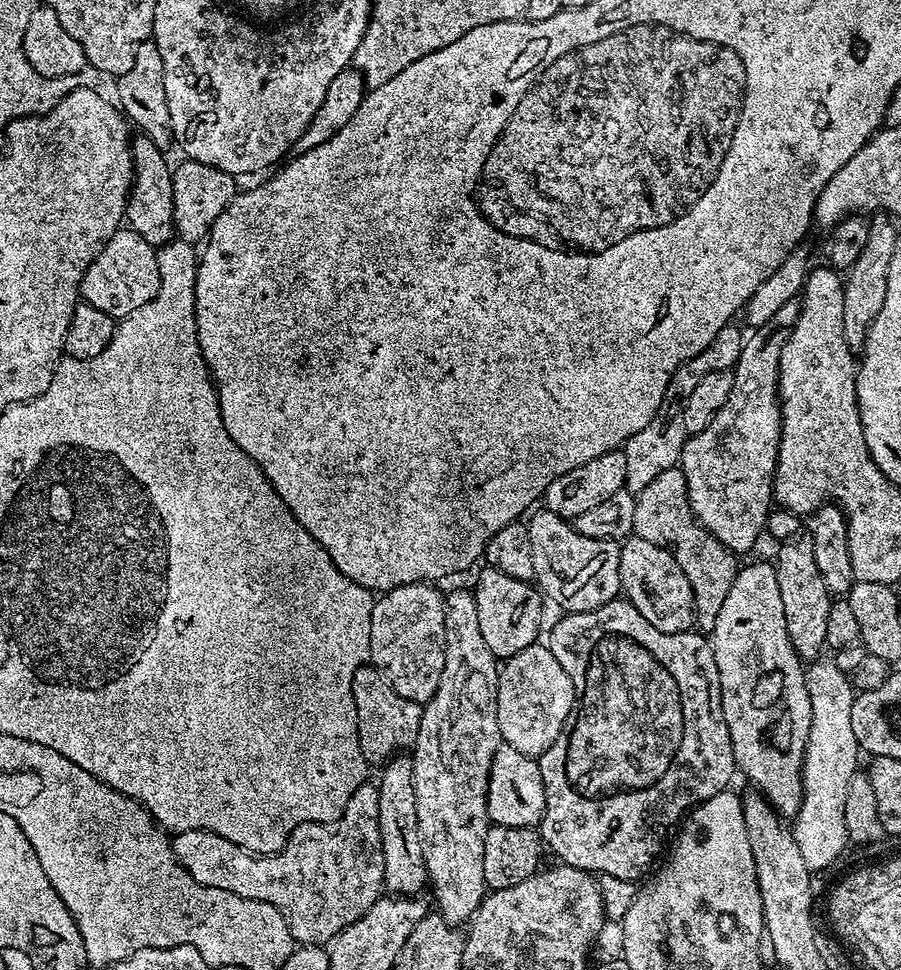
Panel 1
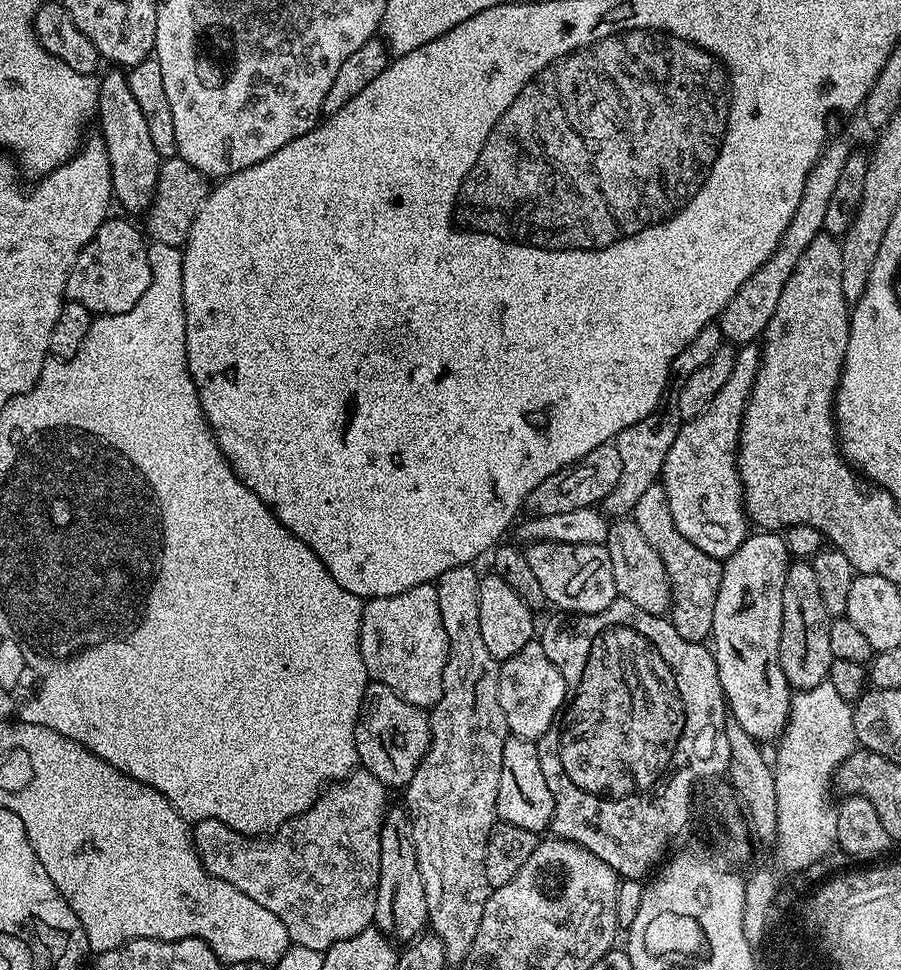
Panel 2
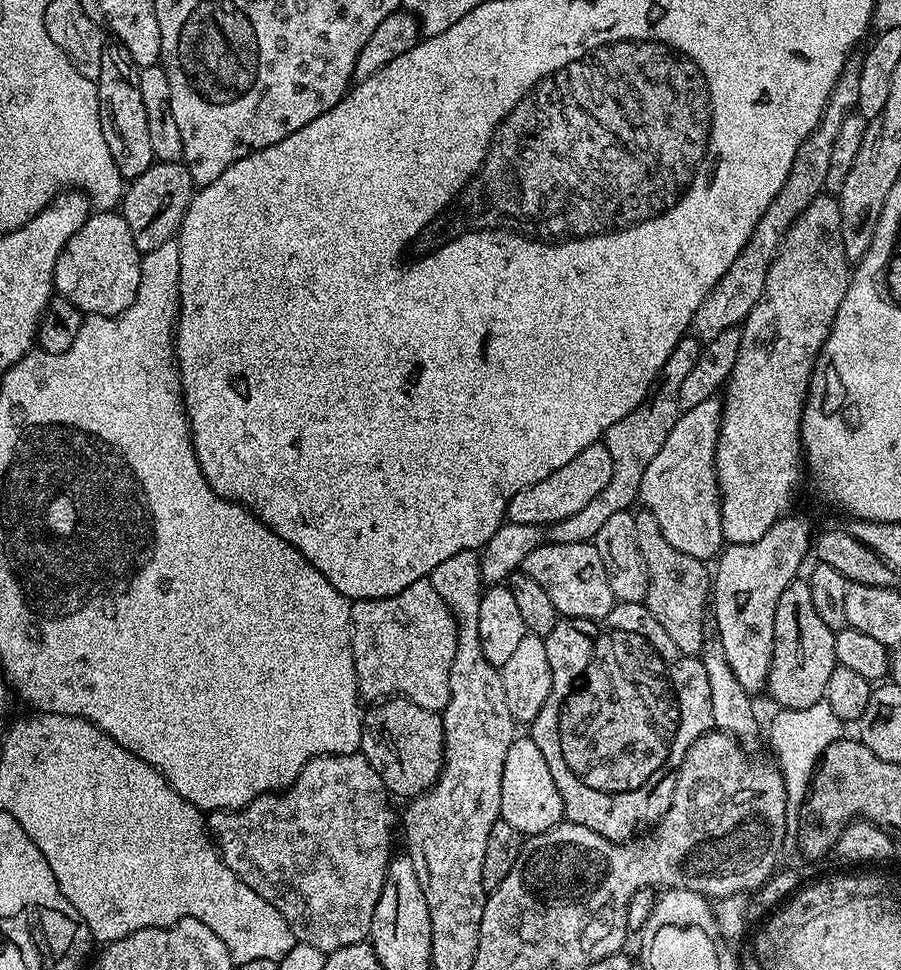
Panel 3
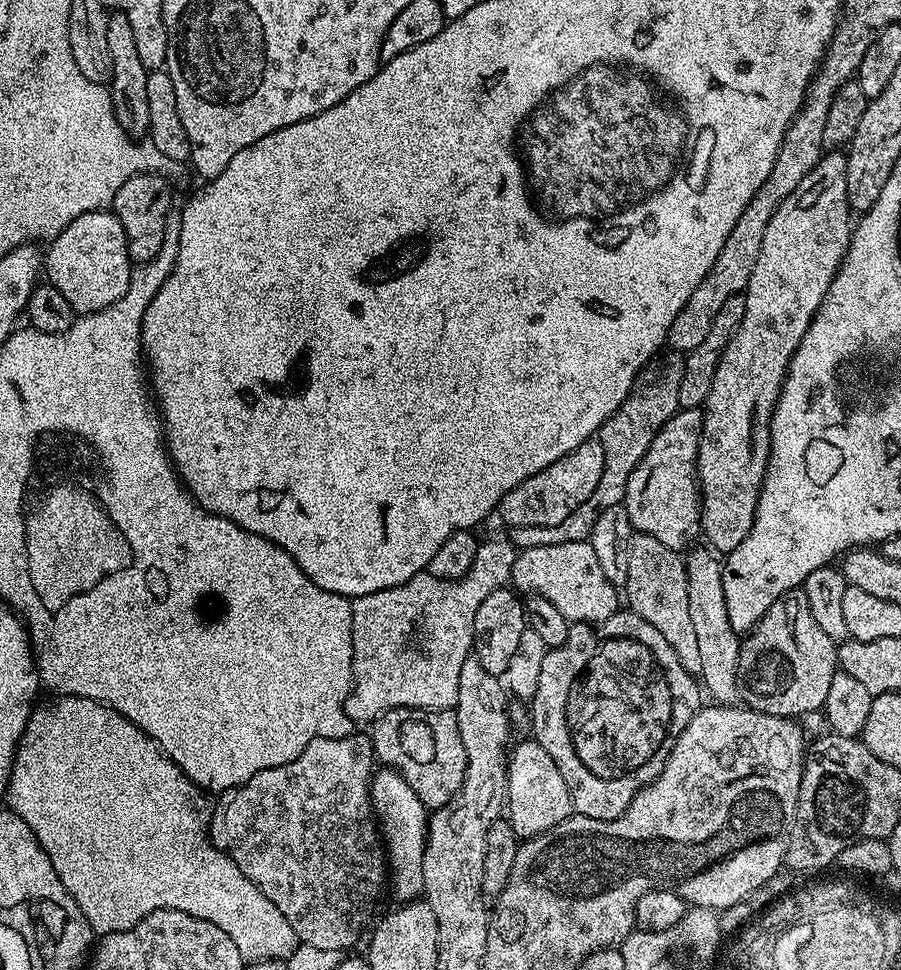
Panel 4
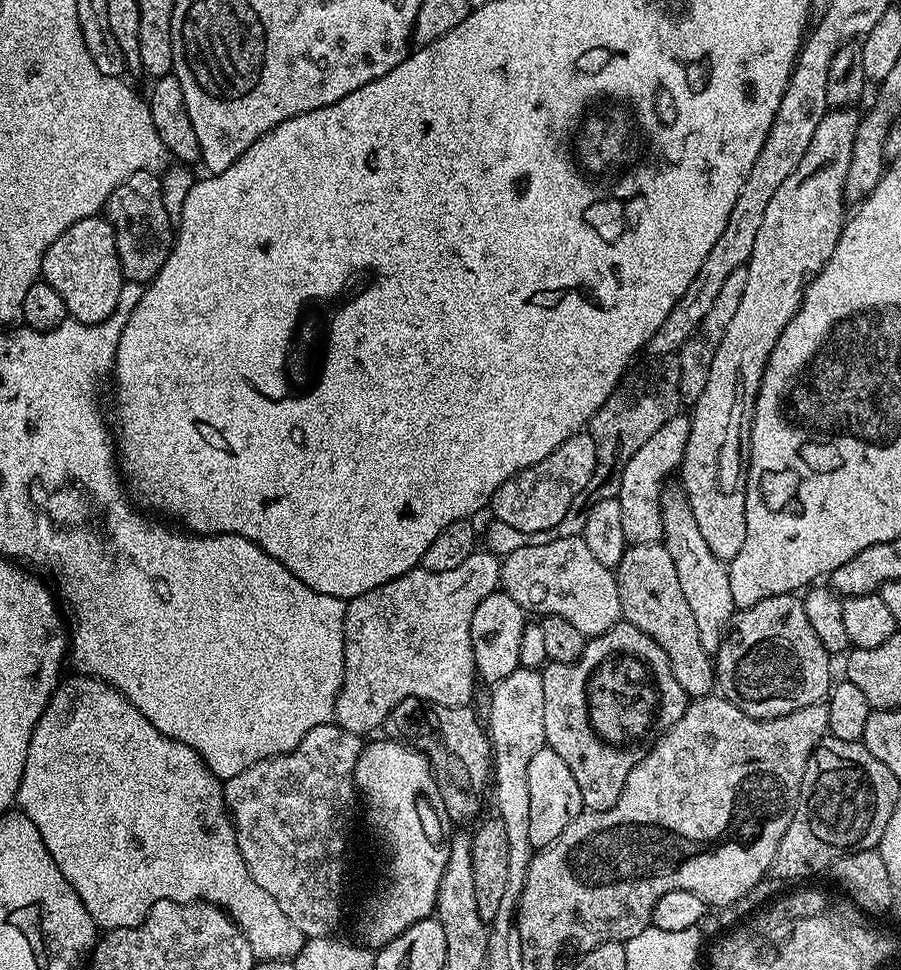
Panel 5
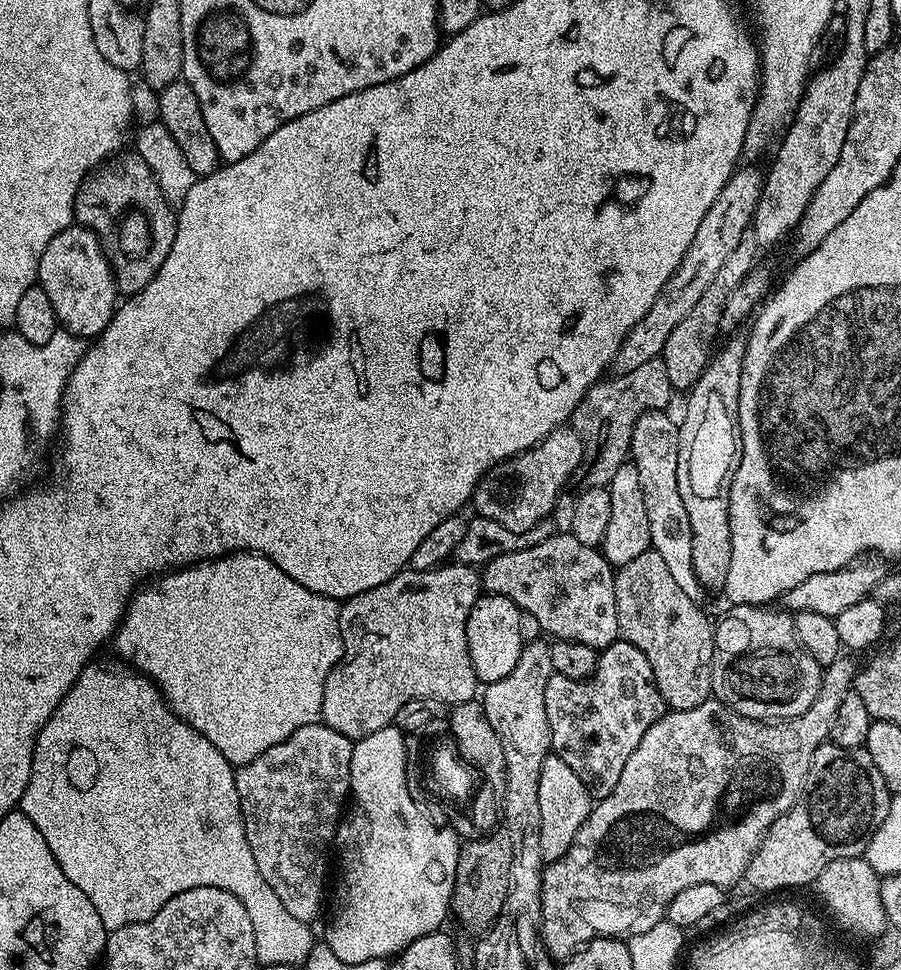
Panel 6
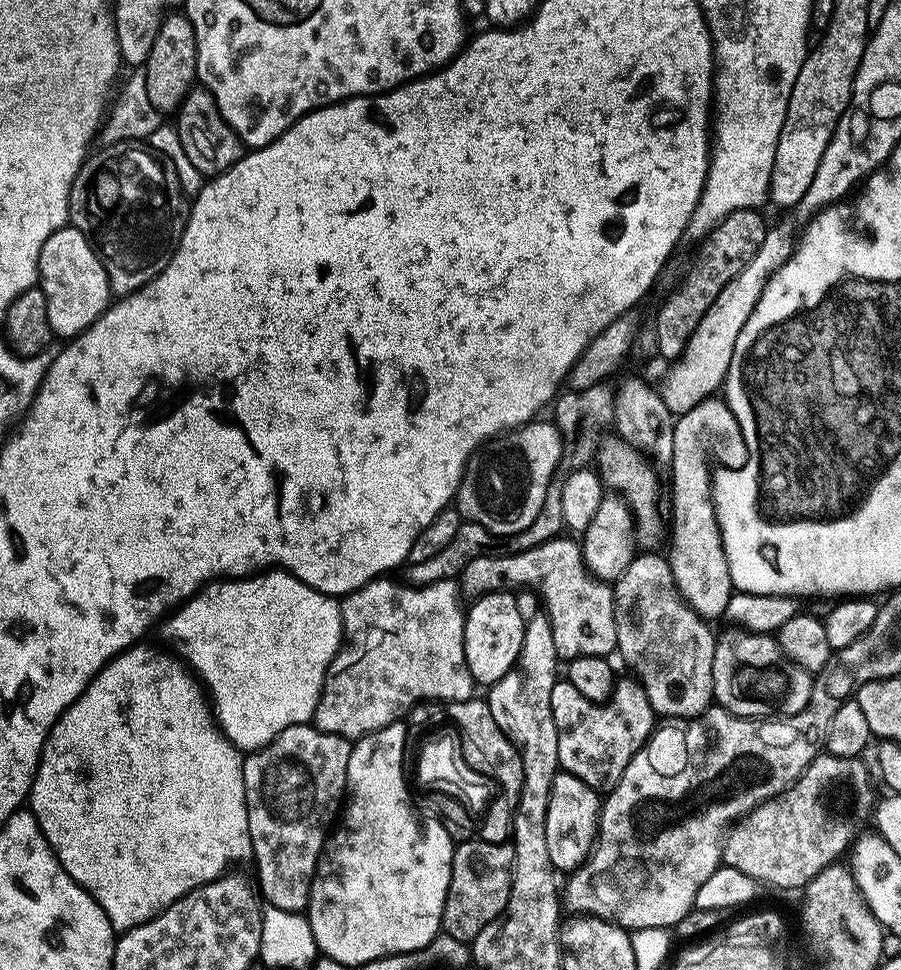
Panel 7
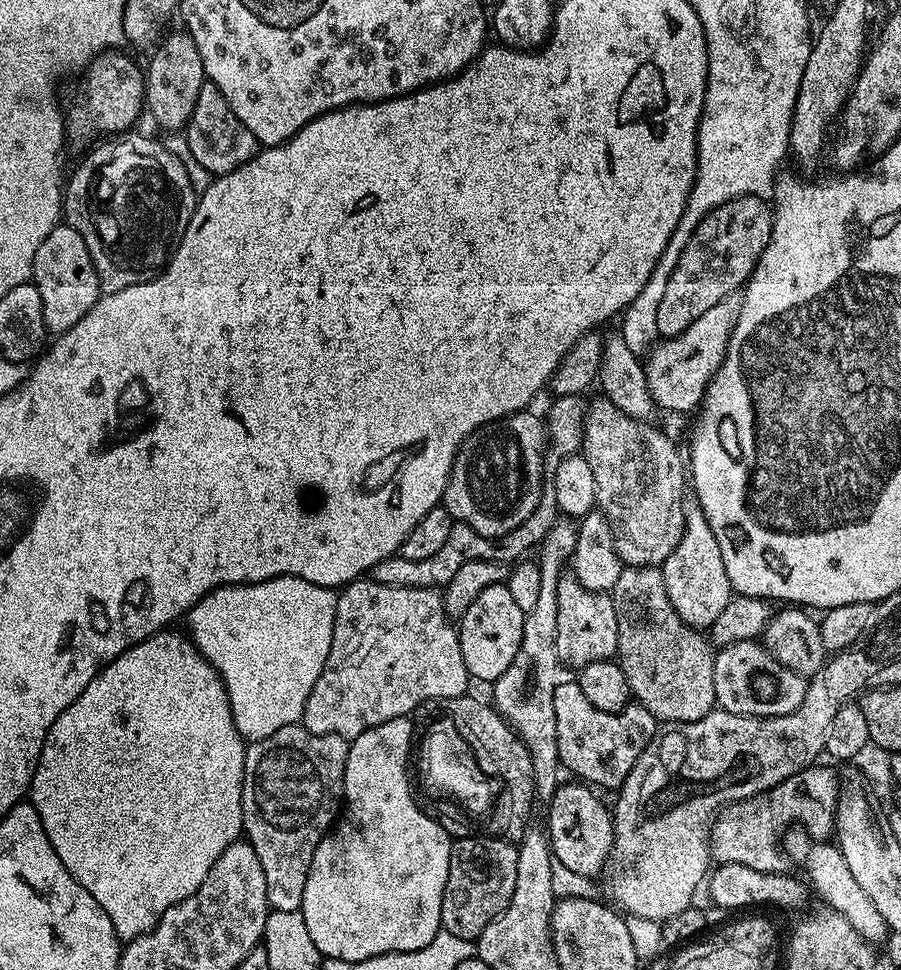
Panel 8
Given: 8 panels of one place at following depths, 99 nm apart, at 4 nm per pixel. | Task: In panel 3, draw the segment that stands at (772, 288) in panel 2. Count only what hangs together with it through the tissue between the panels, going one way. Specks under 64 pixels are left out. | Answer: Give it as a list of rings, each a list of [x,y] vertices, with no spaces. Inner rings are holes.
[[[859,63],[845,64],[838,82],[828,96],[828,104],[824,107],[818,126],[808,135],[806,142],[802,142],[794,158],[794,164],[790,166],[790,174],[786,178],[784,188],[778,190],[774,202],[766,206],[766,214],[762,214],[758,226],[754,226],[754,234],[750,234],[738,258],[730,262],[726,274],[722,274],[714,290],[710,290],[710,294],[702,302],[702,306],[698,306],[690,329],[691,335],[697,340],[707,342],[722,334],[722,330],[743,325],[750,310],[754,310],[758,301],[763,300],[766,274],[770,270],[776,251],[784,241],[784,235],[802,214],[802,210],[806,210],[806,206],[810,206],[810,202],[814,202],[814,198],[825,191],[826,170],[830,170],[830,153],[834,150],[834,138],[838,138],[838,130],[842,130],[842,122],[855,109],[858,102],[859,77]]]

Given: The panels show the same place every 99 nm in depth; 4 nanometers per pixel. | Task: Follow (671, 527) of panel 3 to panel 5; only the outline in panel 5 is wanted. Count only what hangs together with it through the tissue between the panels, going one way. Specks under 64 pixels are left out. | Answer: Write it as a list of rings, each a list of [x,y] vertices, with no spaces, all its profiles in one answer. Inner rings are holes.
[[[677,414],[662,426],[662,430],[654,430],[649,440],[626,462],[620,472],[619,502],[622,506],[622,534],[629,544],[654,544],[662,537],[662,510],[660,499],[666,484],[664,479],[675,473],[680,467],[686,442],[690,438],[691,419],[687,415]]]

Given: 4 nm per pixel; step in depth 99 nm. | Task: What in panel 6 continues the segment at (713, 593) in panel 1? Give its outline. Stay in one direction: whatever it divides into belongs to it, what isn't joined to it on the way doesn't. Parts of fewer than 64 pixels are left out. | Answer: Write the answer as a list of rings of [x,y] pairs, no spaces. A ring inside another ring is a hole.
[[[651,550],[638,554],[634,562],[616,568],[614,575],[614,602],[618,610],[620,636],[629,640],[638,650],[650,658],[650,668],[654,670],[654,682],[662,694],[665,705],[672,710],[690,710],[702,706],[712,696],[712,659],[716,649],[713,621],[708,621],[706,613],[695,600],[686,598],[686,593],[674,582],[666,562]]]

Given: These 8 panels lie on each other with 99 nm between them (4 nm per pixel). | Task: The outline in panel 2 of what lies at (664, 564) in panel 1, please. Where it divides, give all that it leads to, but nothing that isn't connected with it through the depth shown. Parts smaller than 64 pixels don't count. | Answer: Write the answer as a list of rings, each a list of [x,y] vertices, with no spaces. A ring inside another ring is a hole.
[[[616,518],[608,525],[608,539],[606,547],[610,554],[610,570],[614,570],[614,586],[616,587],[619,599],[634,602],[638,610],[646,610],[646,614],[664,616],[672,606],[672,584],[668,581],[666,566],[662,566],[662,558],[654,546],[638,530],[636,521],[631,518]]]

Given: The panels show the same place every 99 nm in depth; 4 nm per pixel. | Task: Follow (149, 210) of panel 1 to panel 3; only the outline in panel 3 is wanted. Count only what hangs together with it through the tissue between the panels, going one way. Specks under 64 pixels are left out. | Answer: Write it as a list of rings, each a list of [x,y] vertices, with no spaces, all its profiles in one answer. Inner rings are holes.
[[[109,39],[102,50],[102,70],[96,81],[102,138],[106,138],[106,146],[110,149],[110,158],[114,158],[114,166],[118,166],[128,182],[138,178],[140,174],[146,174],[148,167],[154,163],[150,150],[150,129],[146,122],[146,106],[142,102],[142,90],[138,90],[139,73],[140,69],[134,58],[130,58],[130,50],[126,50],[126,46],[122,46],[119,40]]]

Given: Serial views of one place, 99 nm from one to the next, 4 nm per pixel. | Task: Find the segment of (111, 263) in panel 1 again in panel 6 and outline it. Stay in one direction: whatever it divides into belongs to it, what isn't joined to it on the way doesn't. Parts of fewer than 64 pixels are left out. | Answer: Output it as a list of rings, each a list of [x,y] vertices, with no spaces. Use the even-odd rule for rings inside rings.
[[[73,226],[54,234],[46,250],[42,250],[36,279],[38,287],[46,290],[54,306],[56,323],[63,331],[77,338],[95,338],[112,321],[118,307],[116,280],[100,239],[90,229]]]

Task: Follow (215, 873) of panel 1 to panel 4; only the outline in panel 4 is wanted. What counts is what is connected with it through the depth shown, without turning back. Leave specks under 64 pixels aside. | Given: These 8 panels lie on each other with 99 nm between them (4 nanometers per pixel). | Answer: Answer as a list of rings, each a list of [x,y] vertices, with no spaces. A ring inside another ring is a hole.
[[[356,730],[352,735],[342,738],[321,736],[314,738],[314,742],[310,742],[310,746],[306,746],[306,750],[298,754],[298,758],[282,766],[274,766],[270,770],[258,770],[258,774],[254,774],[254,778],[250,778],[245,784],[239,784],[236,788],[219,793],[214,800],[212,821],[208,823],[208,834],[212,838],[214,847],[227,852],[228,857],[238,866],[238,870],[242,870],[242,874],[246,874],[246,878],[250,878],[250,882],[254,882],[254,886],[258,886],[258,890],[262,890],[262,894],[266,894],[266,898],[270,898],[270,902],[274,902],[274,906],[282,910],[282,918],[286,918],[286,922],[294,926],[294,934],[300,944],[318,946],[318,950],[334,950],[341,954],[352,950],[347,948],[354,947],[359,942],[360,935],[362,940],[369,927],[368,919],[376,908],[380,887],[383,884],[385,887],[386,884],[386,849],[382,843],[381,833],[378,831],[377,821],[373,819],[370,799],[370,781],[374,775],[372,738],[371,735],[364,733],[363,736],[360,732],[363,731]]]

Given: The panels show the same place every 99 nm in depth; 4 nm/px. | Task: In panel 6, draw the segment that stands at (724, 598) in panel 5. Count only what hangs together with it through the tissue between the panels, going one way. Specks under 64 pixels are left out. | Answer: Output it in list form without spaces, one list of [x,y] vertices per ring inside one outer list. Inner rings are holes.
[[[664,410],[643,412],[636,419],[632,447],[630,449],[631,463],[638,470],[638,482],[642,482],[642,502],[646,502],[646,518],[650,522],[651,551],[656,552],[666,562],[674,582],[686,593],[686,598],[697,602],[703,601],[706,589],[698,582],[698,574],[694,574],[694,534],[690,530],[690,518],[686,515],[686,505],[682,503],[682,494],[678,494],[678,442],[680,430],[677,421],[668,417]]]

